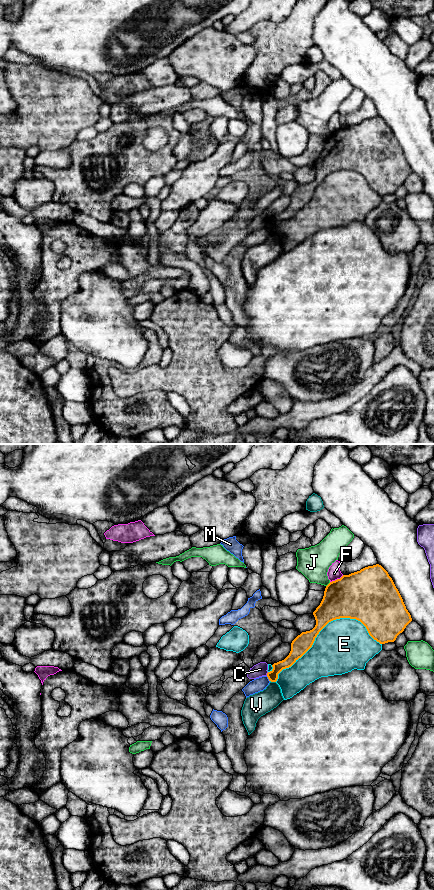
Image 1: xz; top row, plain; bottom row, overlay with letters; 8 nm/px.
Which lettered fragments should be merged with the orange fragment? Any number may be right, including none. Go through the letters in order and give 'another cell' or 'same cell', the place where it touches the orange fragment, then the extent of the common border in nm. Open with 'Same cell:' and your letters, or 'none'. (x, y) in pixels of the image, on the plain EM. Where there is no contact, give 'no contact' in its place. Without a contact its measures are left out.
Same cell: none
C: another cell; contact xz (267, 226); length 40 nm
E: another cell; contact xz (324, 178); length 900 nm
F: another cell; contact xz (337, 131); length 130 nm
J: another cell; contact xz (328, 136); length 50 nm
M: another cell; contact xz (268, 230); length 50 nm
V: another cell; contact xz (273, 233); length 40 nm

